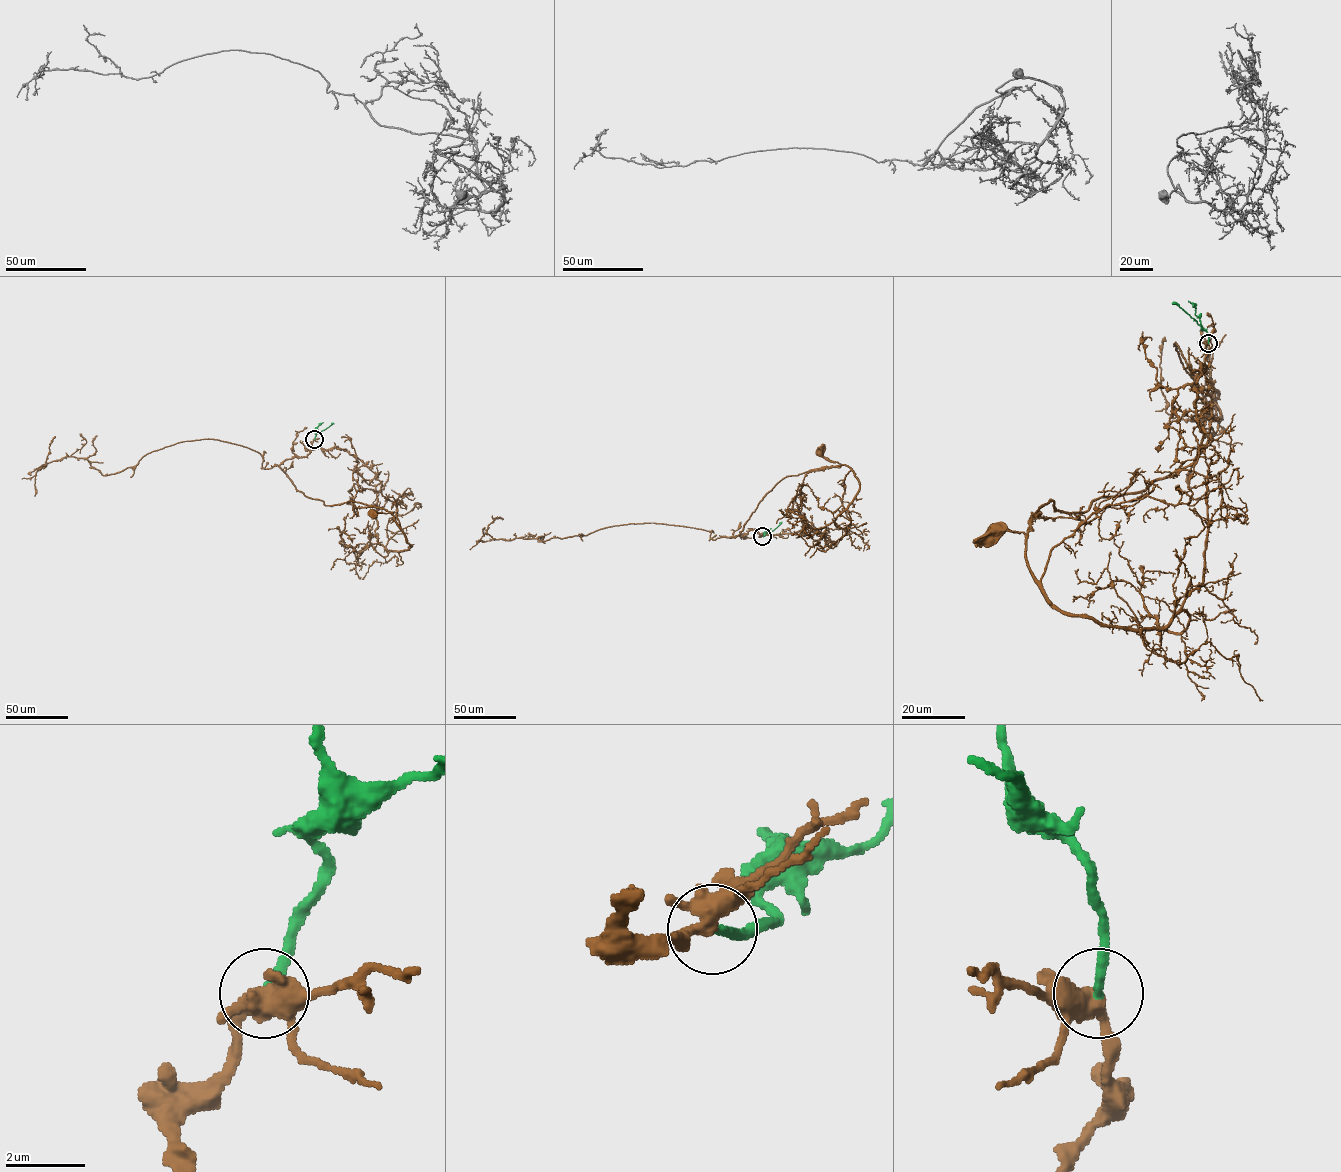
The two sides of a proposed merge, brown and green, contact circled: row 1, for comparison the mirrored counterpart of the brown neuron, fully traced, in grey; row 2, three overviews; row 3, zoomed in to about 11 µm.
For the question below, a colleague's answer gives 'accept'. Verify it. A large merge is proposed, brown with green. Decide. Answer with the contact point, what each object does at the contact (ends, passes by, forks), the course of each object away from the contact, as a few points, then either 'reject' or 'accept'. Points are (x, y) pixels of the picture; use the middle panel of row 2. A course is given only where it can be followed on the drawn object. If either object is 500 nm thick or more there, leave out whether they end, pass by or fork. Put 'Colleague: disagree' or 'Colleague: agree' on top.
Colleague: agree
at (762, 536); brown forks there; green ends there; brown runs (762, 536), (749, 530), (743, 536), (727, 537), (739, 534), (758, 503), (782, 479), (841, 465), (821, 453); green runs (762, 536), (782, 522); accept

